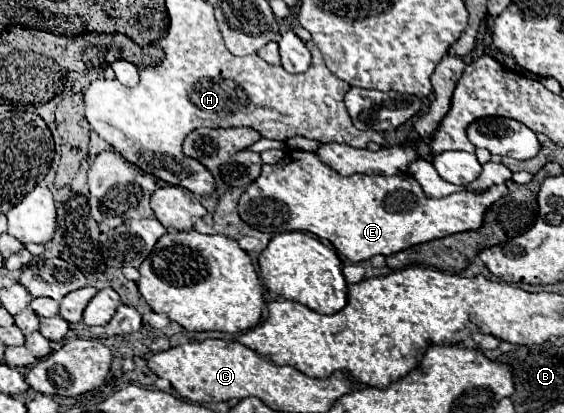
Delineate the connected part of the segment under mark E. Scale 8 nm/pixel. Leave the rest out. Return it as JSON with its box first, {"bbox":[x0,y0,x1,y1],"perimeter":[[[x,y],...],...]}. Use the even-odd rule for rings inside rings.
{"bbox":[239,150,507,262],"perimeter":[[[287,150],[287,156],[279,164],[263,164],[261,176],[247,186],[239,200],[239,216],[259,232],[311,232],[329,240],[349,262],[363,262],[377,254],[391,256],[415,244],[477,230],[483,222],[485,210],[505,194],[507,186],[501,184],[487,190],[461,190],[431,200],[409,174],[353,174],[343,178],[329,166],[321,164],[315,152]]]}

